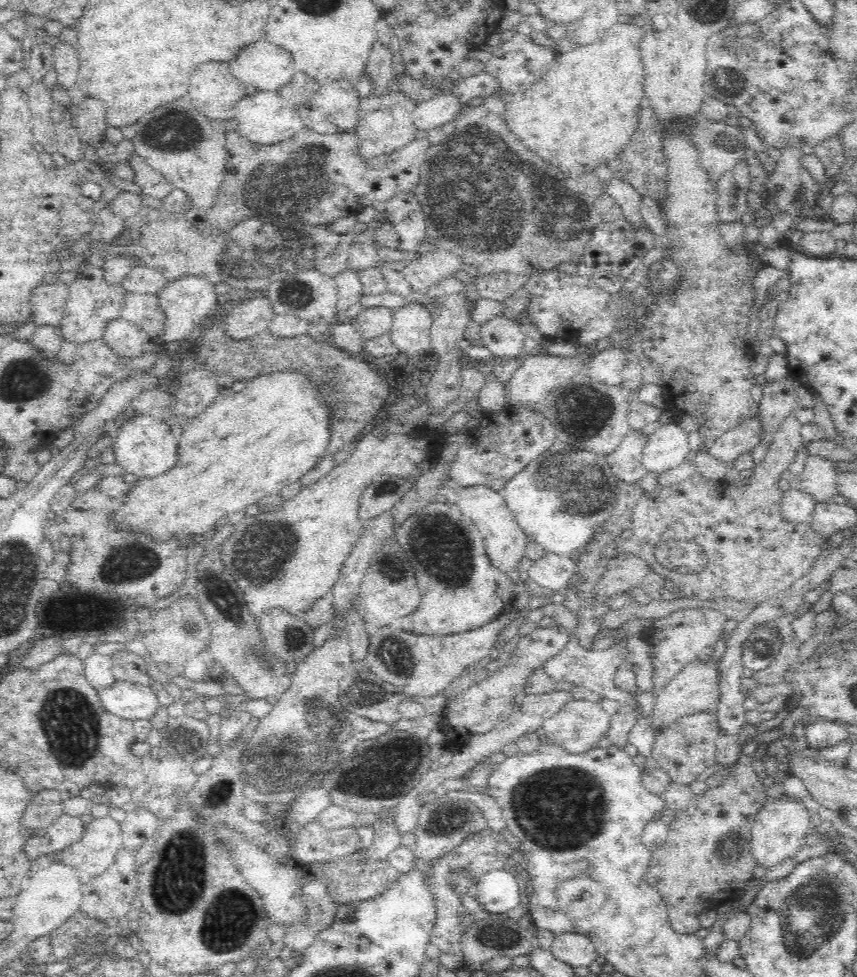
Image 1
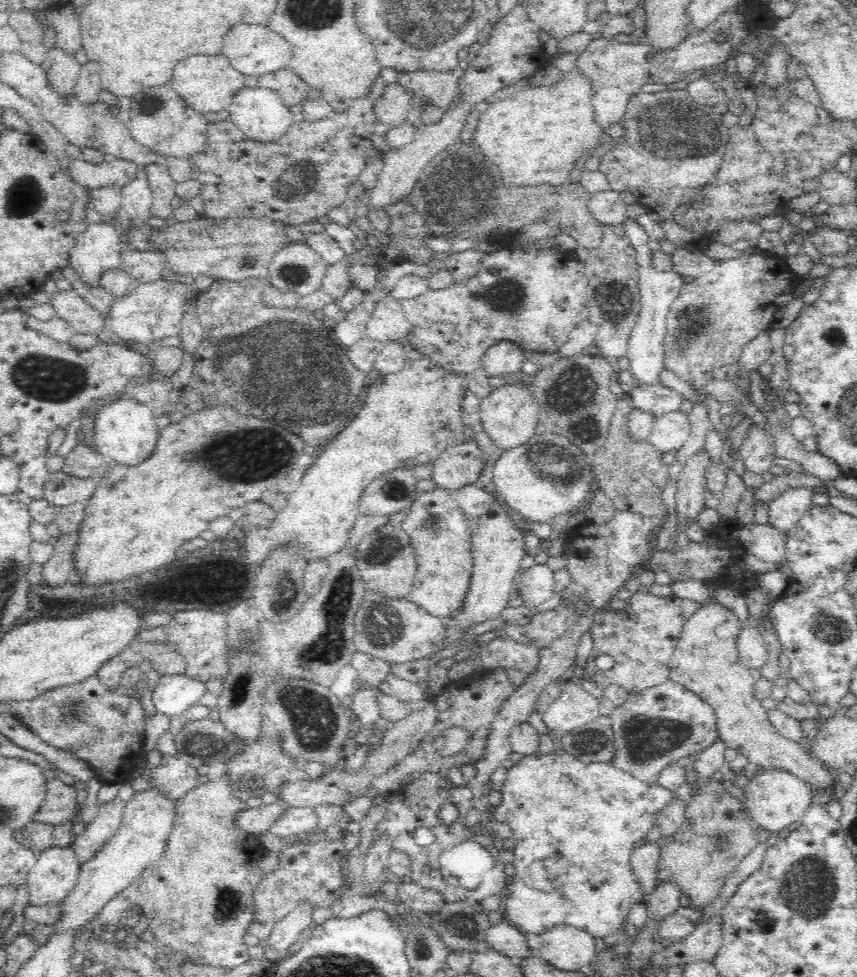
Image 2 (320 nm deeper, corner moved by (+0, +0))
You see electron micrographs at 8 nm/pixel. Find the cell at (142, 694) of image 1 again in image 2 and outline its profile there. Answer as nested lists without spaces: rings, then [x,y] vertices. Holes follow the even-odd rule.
[[[162,675],[151,692],[151,704],[156,712],[166,716],[184,714],[207,692],[205,684],[182,675]]]

